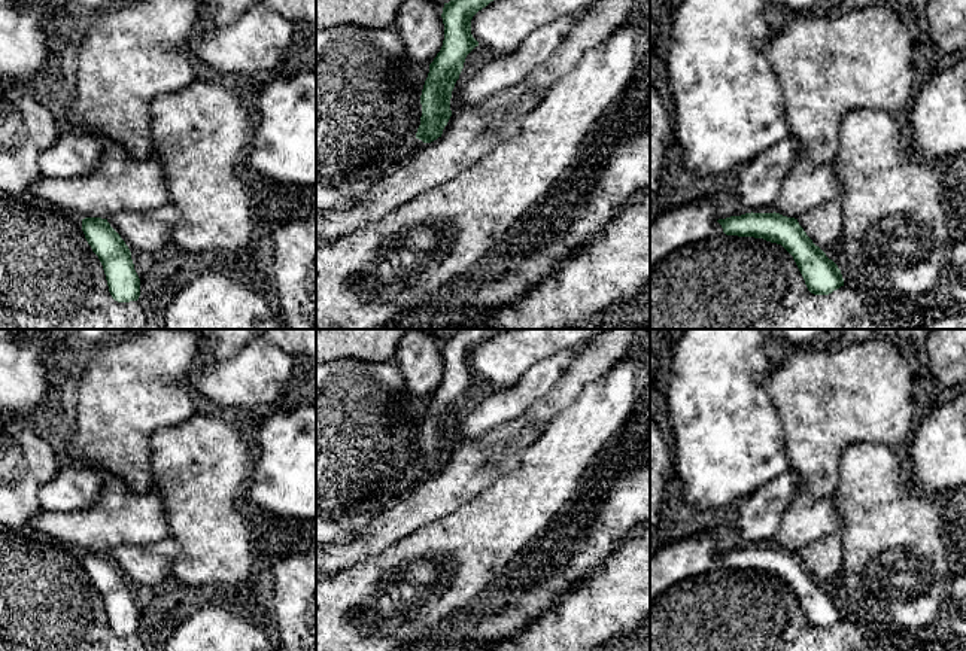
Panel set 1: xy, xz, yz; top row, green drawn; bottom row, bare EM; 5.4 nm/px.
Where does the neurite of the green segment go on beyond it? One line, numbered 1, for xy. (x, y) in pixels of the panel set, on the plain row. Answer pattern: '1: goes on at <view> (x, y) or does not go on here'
1: does not go on here

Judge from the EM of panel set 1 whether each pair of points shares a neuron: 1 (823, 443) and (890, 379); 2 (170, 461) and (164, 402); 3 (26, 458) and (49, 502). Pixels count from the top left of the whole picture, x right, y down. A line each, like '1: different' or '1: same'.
1: same
2: different
3: different

